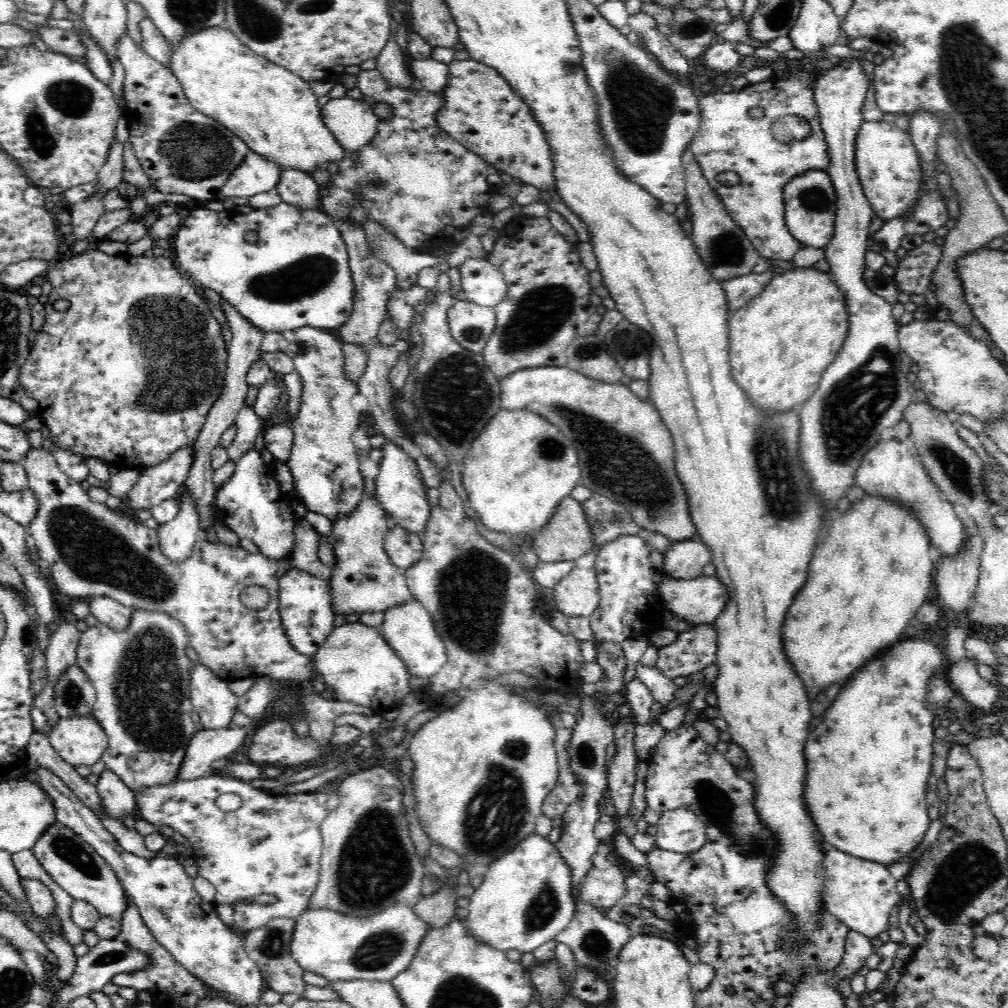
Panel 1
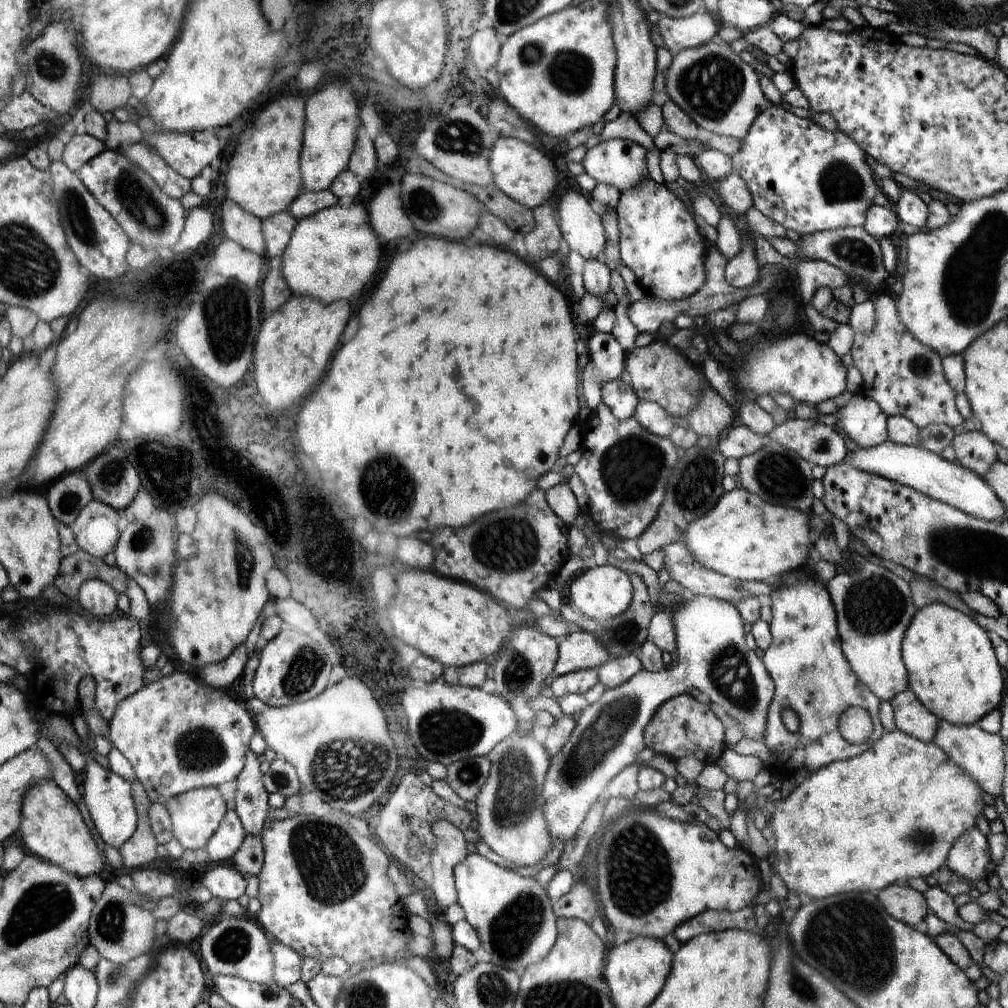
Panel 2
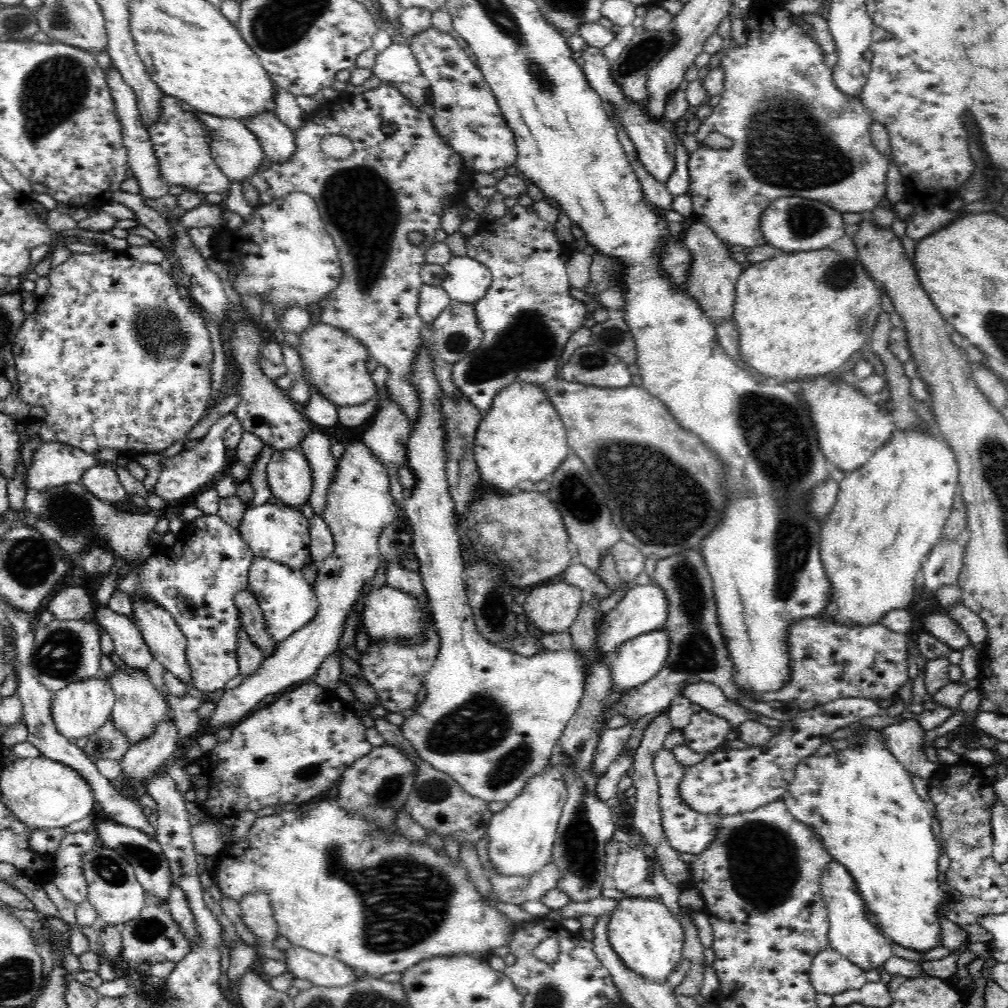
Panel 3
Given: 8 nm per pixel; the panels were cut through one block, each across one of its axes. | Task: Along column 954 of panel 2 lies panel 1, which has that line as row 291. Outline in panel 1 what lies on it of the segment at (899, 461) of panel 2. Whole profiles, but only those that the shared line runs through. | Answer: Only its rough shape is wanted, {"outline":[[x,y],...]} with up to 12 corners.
{"outline":[[487,258],[458,268],[465,300],[494,308],[508,283]]}

